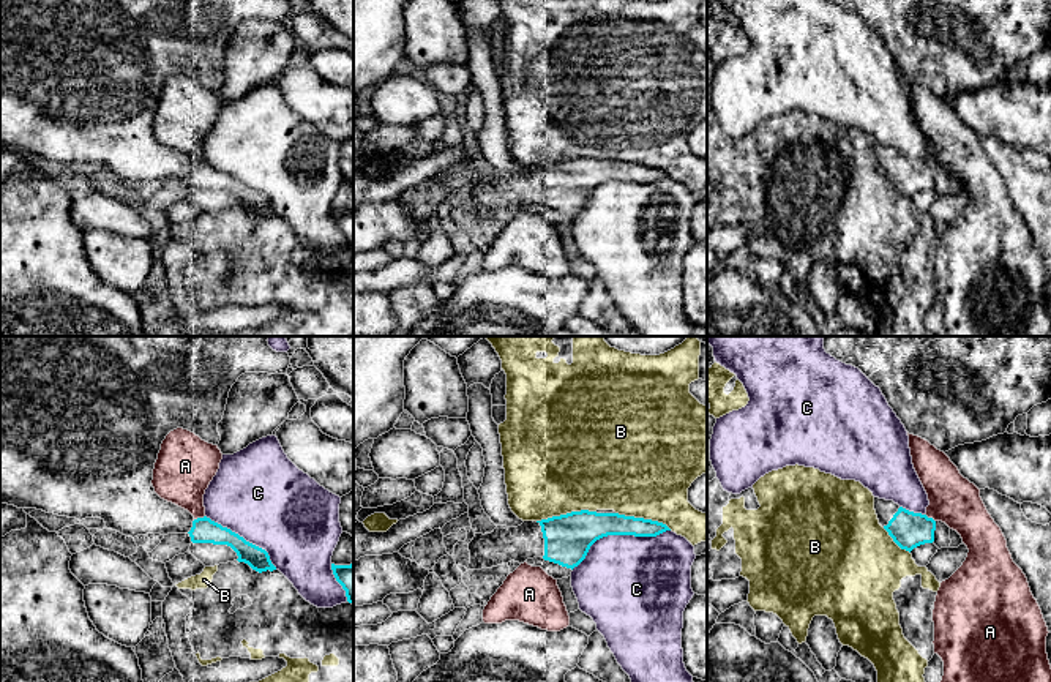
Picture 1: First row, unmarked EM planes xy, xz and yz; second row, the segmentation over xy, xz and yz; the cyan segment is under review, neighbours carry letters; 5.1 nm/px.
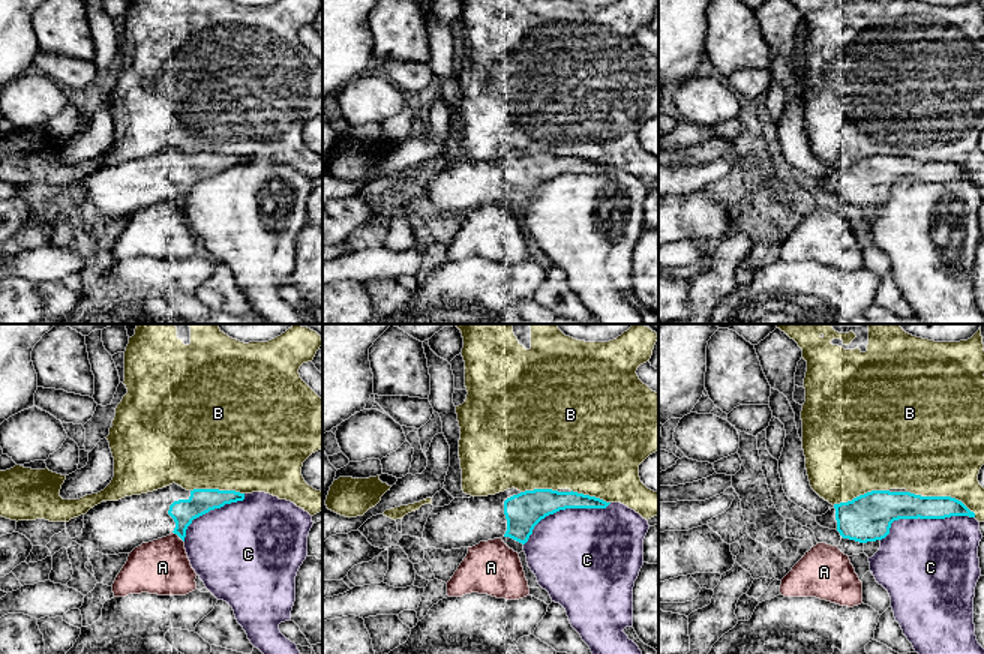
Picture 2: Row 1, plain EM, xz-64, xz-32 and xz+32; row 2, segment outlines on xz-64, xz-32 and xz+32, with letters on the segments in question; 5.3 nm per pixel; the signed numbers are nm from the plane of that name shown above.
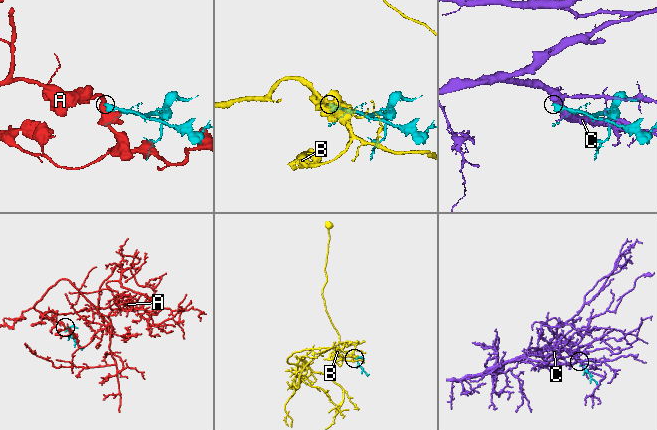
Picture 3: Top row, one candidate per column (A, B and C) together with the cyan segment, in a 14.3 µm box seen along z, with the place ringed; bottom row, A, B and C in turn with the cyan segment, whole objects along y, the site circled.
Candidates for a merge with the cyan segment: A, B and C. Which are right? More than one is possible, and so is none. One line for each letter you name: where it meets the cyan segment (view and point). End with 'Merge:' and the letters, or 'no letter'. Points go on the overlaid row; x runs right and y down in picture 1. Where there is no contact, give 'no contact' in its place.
Merge: no letter

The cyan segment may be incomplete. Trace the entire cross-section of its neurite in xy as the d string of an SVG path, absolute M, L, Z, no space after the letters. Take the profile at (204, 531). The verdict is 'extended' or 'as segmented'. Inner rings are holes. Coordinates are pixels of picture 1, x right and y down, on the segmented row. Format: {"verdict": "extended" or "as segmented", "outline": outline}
{"verdict": "extended", "outline": "M0 336L0 504L36 508L79 521L92 516L101 518L107 529L133 538L147 534L188 534L193 543L230 546L237 553L238 562L248 564L259 573L276 570L265 549L207 516L196 519L188 510L150 491L161 444L170 431L183 428L202 440L218 445L221 440L218 423L223 420L229 392L237 379L245 373L287 374L289 354L273 350L267 339L268 336Z"}

